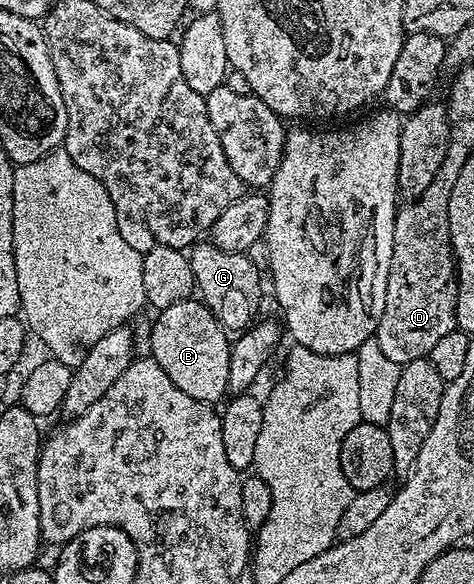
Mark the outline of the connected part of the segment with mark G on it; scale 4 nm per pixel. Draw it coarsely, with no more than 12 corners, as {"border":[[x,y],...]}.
{"border":[[210,241],[189,252],[197,292],[225,333],[253,324],[260,273]]}

